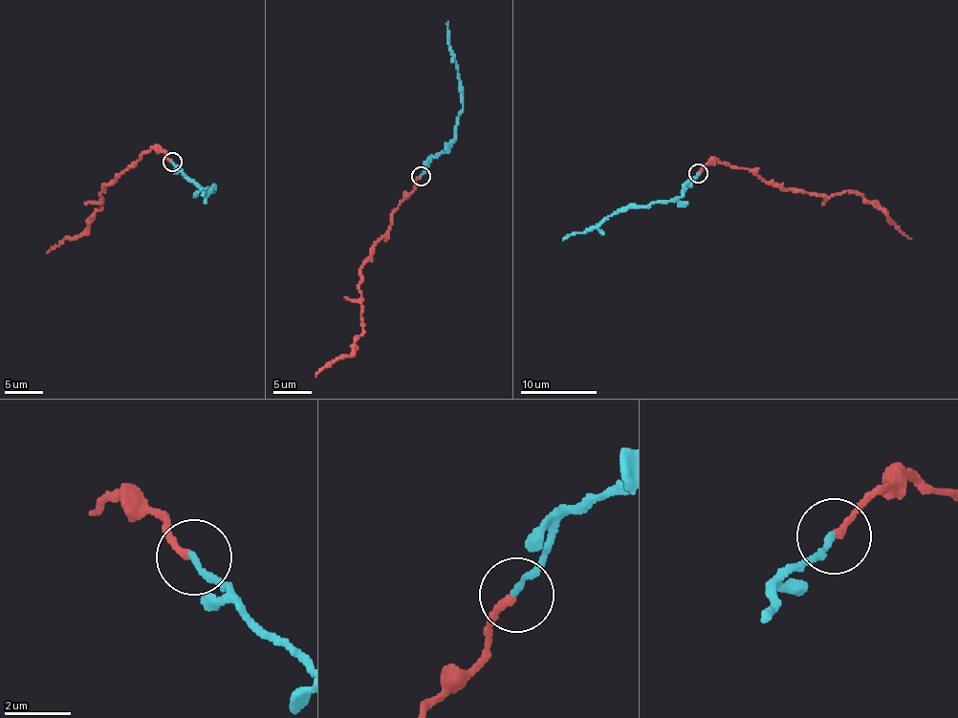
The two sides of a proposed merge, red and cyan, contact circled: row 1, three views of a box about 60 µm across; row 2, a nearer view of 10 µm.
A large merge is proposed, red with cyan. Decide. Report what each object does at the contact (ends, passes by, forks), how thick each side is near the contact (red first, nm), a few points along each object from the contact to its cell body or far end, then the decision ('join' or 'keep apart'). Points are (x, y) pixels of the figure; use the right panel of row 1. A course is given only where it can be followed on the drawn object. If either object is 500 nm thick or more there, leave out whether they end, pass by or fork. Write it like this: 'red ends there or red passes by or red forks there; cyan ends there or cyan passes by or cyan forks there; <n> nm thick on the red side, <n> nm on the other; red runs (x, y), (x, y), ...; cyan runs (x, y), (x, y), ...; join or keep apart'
red ends there; cyan ends there; 200 nm thick on the red side, 200 nm on the other; red runs (699, 173), (718, 161), (792, 189), (833, 196), (857, 190), (884, 207), (888, 221), (911, 238); cyan runs (699, 173), (685, 185), (684, 195), (646, 206), (629, 206), (563, 240); join

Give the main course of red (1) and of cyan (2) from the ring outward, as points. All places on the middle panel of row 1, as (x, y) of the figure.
1: (421, 176), (360, 269), (362, 331), (353, 354), (339, 357), (315, 377)
2: (421, 176), (433, 157), (446, 151), (456, 136), (456, 117), (463, 110), (447, 21)

